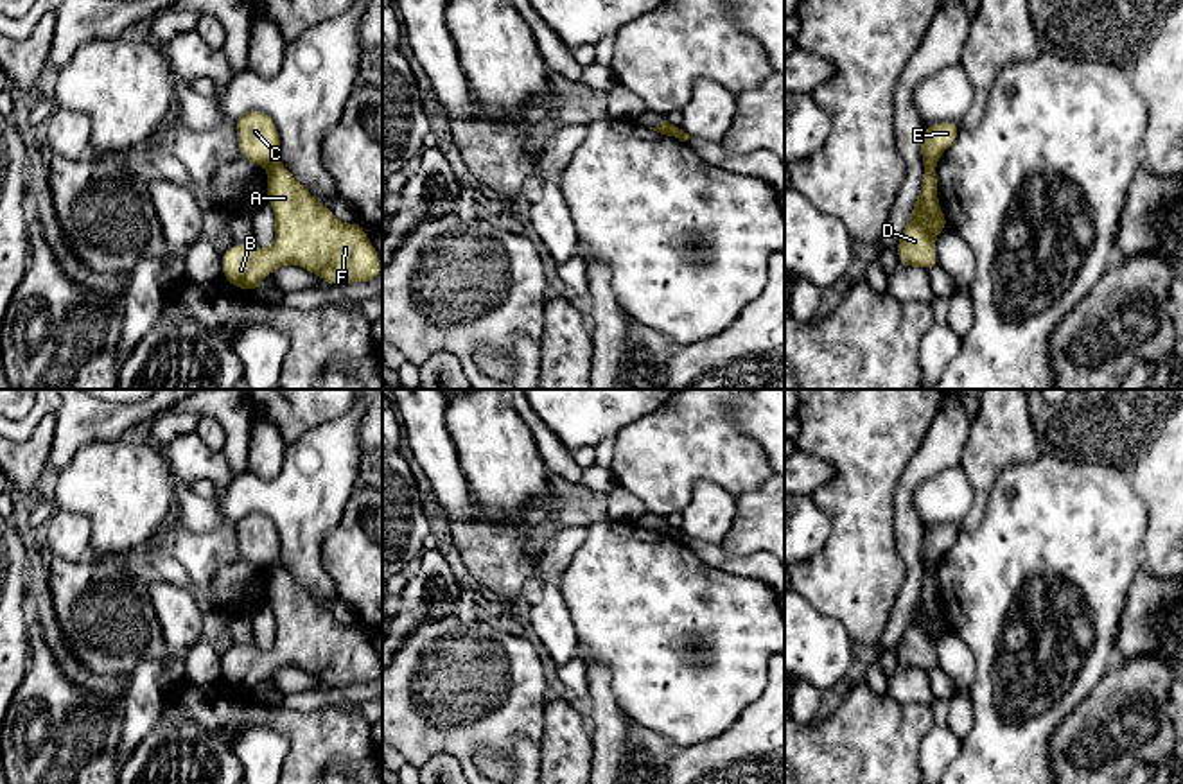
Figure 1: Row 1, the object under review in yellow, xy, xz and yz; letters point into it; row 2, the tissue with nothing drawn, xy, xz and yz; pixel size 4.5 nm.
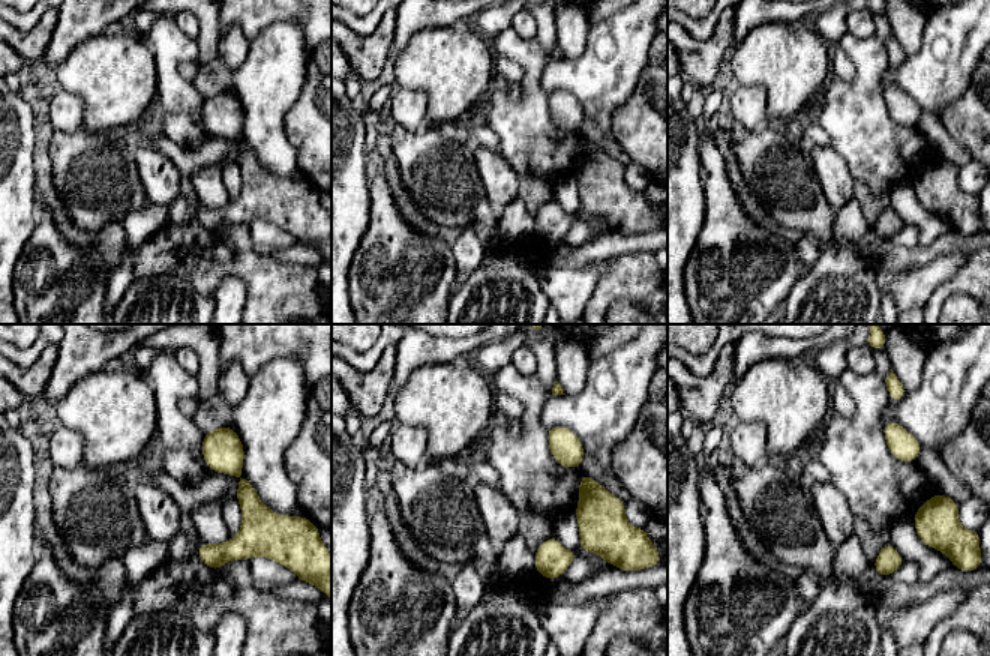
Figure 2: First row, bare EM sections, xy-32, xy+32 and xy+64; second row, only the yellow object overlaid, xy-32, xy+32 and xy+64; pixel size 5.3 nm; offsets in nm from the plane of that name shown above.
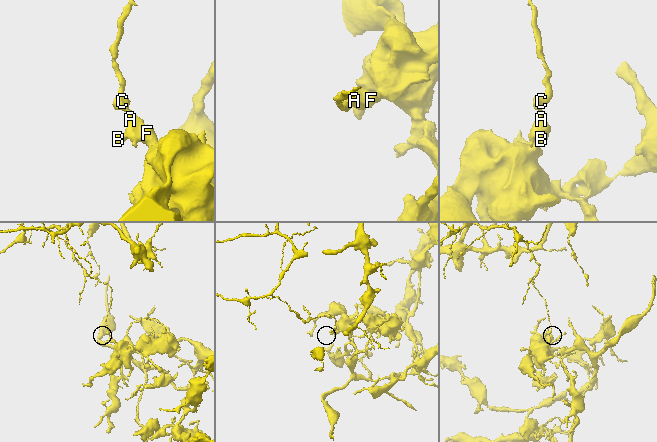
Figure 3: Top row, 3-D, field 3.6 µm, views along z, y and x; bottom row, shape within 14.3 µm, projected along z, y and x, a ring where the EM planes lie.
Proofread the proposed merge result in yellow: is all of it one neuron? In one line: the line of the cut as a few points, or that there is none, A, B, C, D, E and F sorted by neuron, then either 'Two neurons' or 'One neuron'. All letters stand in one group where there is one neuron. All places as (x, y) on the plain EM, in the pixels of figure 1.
Split along yz (934, 564), (925, 569). Groups: A B D F / C E. Two neurons

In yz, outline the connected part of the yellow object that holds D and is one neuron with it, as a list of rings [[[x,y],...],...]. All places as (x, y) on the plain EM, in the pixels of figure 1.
[[[935,565],[923,572],[921,592],[901,640],[896,646],[899,667],[921,669],[924,673],[939,667],[935,653],[935,637],[950,632],[944,614],[937,603]]]

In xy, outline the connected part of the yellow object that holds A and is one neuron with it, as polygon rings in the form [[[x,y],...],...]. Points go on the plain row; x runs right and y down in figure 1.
[[[280,563],[269,571],[266,596],[275,615],[273,648],[260,651],[253,646],[232,646],[221,655],[223,680],[233,689],[255,694],[266,678],[287,666],[300,667],[318,676],[329,687],[372,684],[382,676],[379,655],[364,637],[363,626],[339,624],[332,610],[320,606]]]

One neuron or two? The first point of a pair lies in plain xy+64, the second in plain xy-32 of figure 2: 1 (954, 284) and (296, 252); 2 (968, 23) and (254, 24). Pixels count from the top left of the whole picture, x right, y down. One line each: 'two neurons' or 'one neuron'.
1: two neurons
2: two neurons

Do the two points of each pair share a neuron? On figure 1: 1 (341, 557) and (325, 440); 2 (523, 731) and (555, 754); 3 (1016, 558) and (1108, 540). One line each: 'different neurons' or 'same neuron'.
1: different neurons
2: different neurons
3: same neuron

